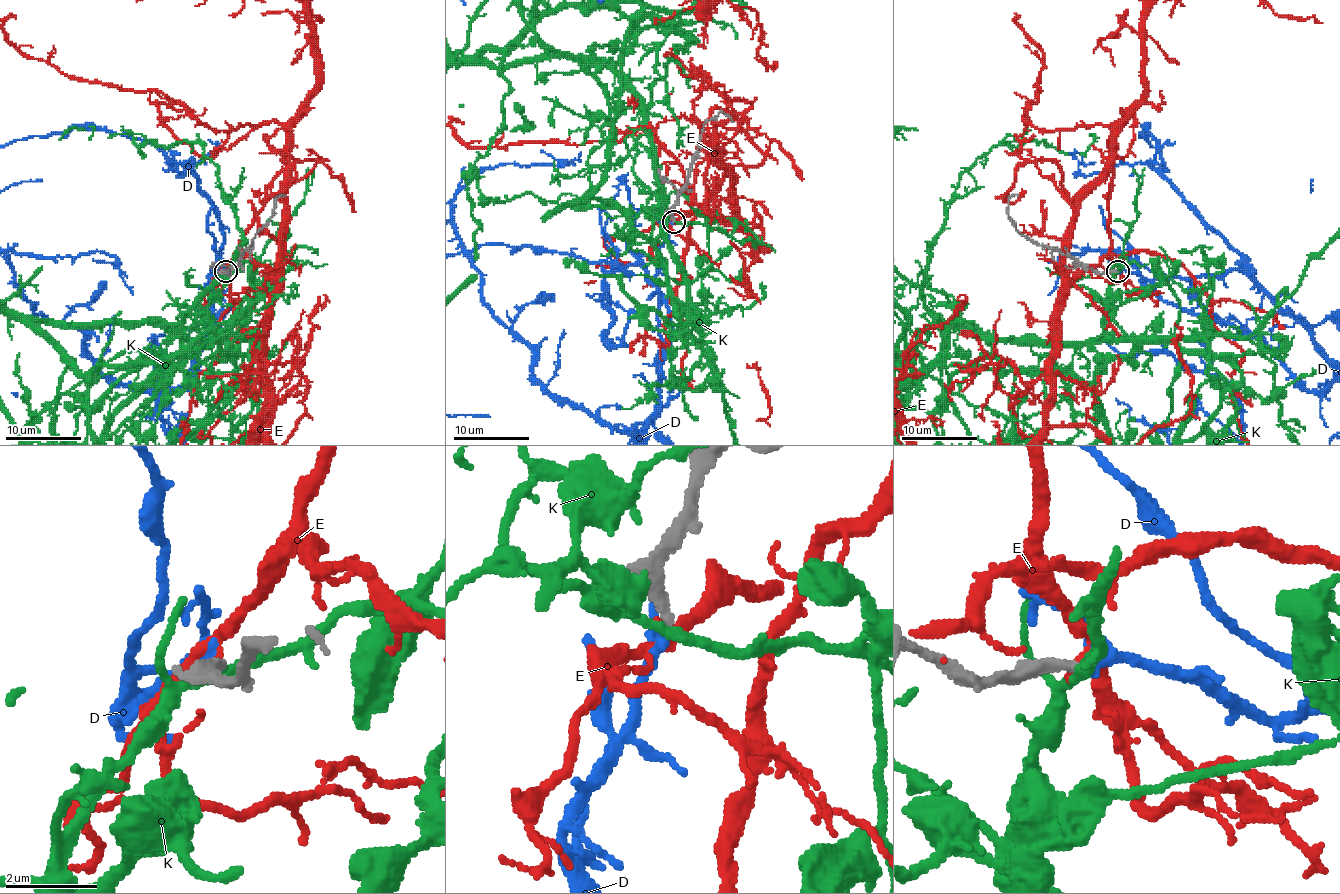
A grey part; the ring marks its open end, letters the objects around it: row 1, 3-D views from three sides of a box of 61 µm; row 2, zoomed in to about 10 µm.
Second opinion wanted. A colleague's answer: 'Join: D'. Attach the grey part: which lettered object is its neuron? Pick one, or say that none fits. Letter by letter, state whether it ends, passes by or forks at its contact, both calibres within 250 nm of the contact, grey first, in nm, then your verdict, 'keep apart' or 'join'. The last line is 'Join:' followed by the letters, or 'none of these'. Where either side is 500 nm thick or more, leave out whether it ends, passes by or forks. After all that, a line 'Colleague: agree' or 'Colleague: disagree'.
D: it passes by; 260 nm thick on the grey side, 180 nm on the other; join
E: it passes by; 300 nm thick on the grey side, 80 nm on the other; keep apart
K: it passes by; 260 nm thick on the grey side, 220 nm on the other; keep apart
Join: D
Colleague: agree

